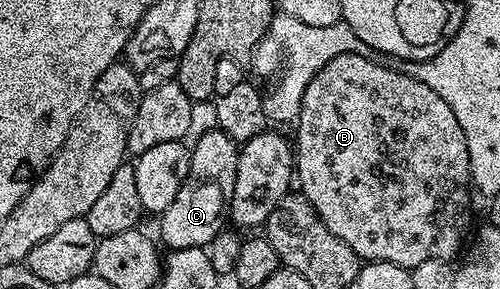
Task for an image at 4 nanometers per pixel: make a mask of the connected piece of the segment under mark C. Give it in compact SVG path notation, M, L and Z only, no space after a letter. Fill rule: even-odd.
M209 131L200 139L193 140L190 152L188 177L176 193L176 201L160 213L162 219L162 239L170 251L209 248L213 239L224 230L228 223L232 205L232 189L236 189L236 165L238 164L239 144L220 131Z

